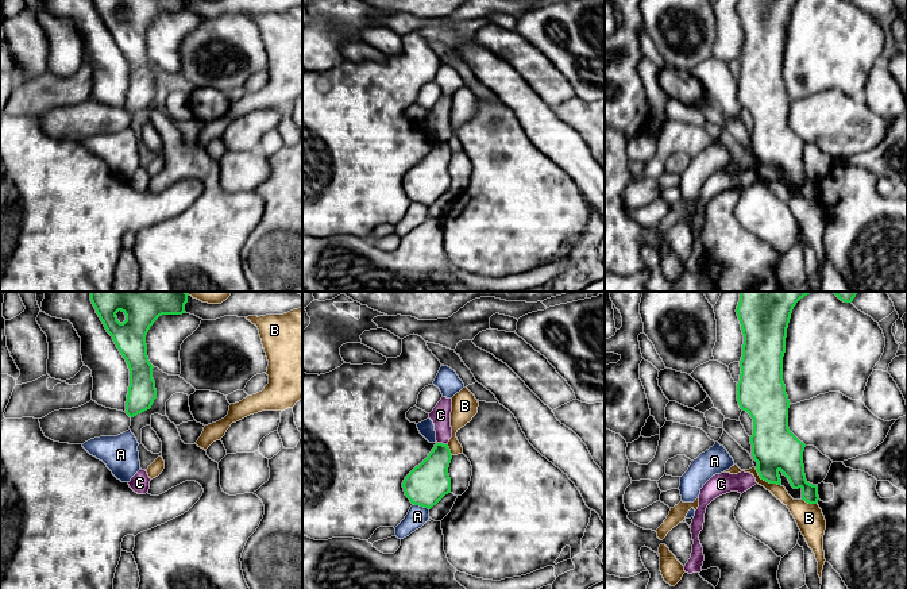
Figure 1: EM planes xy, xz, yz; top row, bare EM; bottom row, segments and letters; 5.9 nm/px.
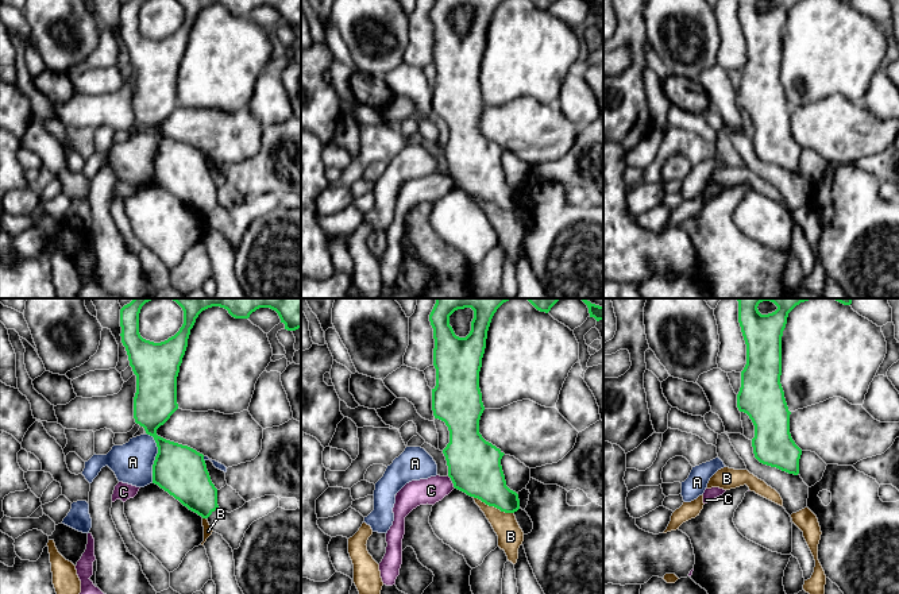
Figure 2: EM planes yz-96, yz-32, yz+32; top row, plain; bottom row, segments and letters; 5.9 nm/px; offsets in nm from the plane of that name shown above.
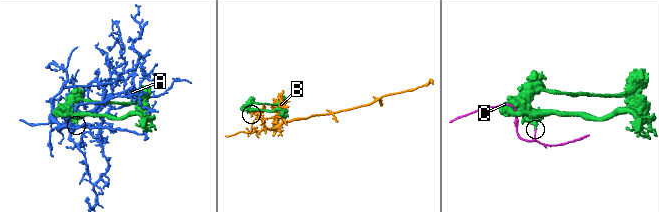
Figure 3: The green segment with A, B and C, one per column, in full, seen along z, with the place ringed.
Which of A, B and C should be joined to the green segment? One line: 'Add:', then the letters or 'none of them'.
Add: none of them

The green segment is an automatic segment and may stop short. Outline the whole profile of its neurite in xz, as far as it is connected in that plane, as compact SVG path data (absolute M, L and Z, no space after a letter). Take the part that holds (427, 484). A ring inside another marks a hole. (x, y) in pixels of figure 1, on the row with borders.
M436 443L428 457L405 477L402 488L412 504L431 509L451 493L451 459L448 444Z

